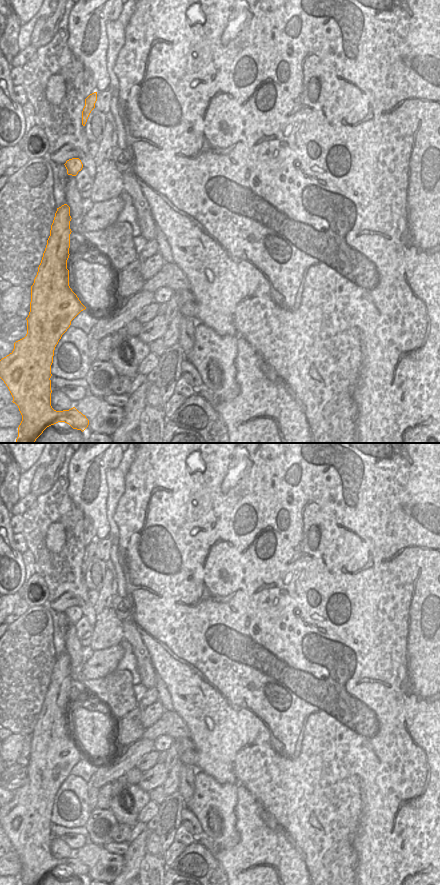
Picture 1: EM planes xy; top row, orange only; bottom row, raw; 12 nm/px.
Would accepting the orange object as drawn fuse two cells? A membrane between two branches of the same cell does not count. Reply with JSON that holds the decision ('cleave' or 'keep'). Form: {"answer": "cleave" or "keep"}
{"answer": "keep"}

